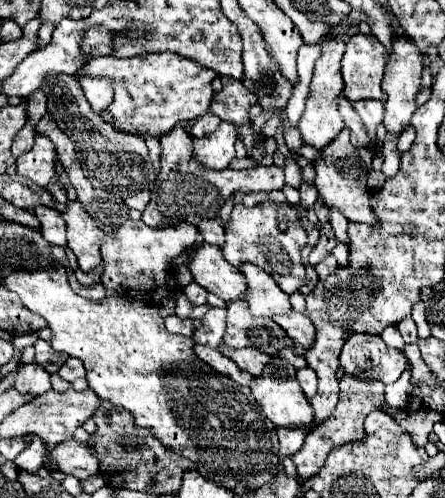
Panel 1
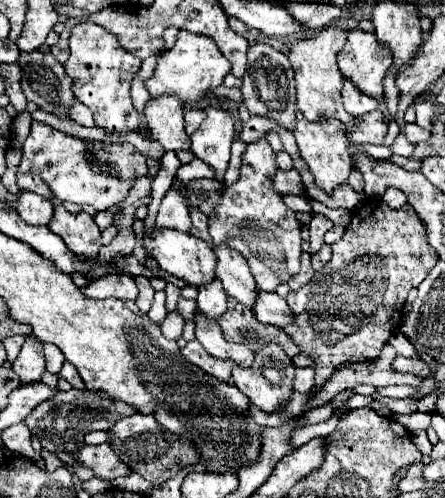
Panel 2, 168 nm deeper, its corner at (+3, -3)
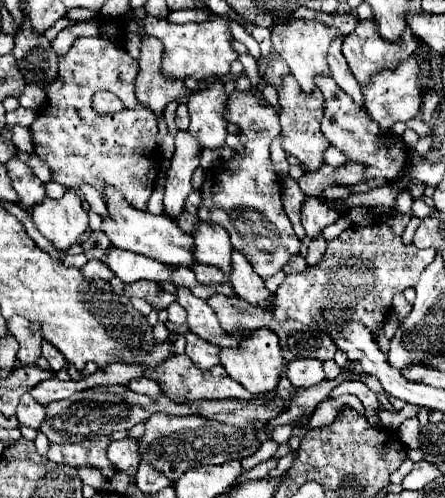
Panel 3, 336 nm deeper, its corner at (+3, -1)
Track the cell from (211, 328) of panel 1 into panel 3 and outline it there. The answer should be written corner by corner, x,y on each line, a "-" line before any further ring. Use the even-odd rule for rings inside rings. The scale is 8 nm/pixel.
194,262
192,272
196,274
198,282
202,282
202,284
218,284
218,282
224,282
226,280
226,274
222,270
218,270
216,266
200,264
200,262

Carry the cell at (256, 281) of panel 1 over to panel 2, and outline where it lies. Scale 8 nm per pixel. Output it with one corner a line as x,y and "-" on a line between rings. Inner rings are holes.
214,246
218,256
218,280
222,282
228,296
236,298
240,304
252,308
258,298
258,288
246,258
232,248

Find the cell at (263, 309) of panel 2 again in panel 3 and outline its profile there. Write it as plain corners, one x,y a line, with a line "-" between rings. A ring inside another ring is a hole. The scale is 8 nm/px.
234,250
232,252
232,274
230,274
230,282
236,290
236,294
244,300
248,300
252,306
258,306
258,302
262,302
262,298
270,298
270,292
264,286
264,280
254,274
250,262
246,262
246,258

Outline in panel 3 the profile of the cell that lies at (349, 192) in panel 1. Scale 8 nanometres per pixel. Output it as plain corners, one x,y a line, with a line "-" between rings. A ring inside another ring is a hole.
288,74
282,80
280,92
278,92
278,104
280,104
278,116
280,116
280,126
282,126
282,148
290,156
298,158
310,170
318,170
324,164
322,154
324,154
324,148
330,146
330,144
326,144
326,138
322,138
322,132
320,132
322,102
324,102
324,98
320,98
318,90
314,90
312,94
302,92
302,88
298,86
298,82
294,80
292,74

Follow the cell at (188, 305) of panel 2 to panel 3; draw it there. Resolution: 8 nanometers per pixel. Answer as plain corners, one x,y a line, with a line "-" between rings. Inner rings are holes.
172,302
166,312
168,312
168,320
174,322
174,324
184,324
186,322
186,310
178,302

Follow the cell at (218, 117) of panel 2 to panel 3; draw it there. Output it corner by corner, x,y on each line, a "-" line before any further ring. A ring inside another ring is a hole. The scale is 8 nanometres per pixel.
212,82
202,90
196,90
188,96
190,128
204,148
216,148
226,142
226,120
224,120
224,102
226,102
224,84

